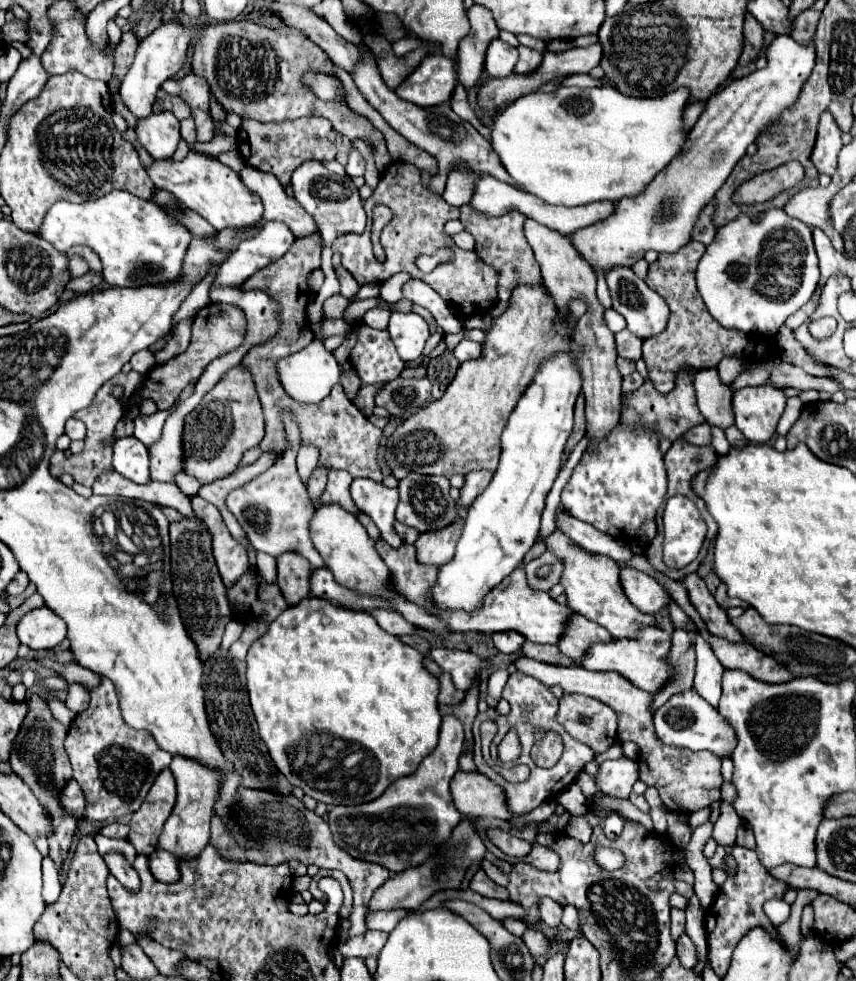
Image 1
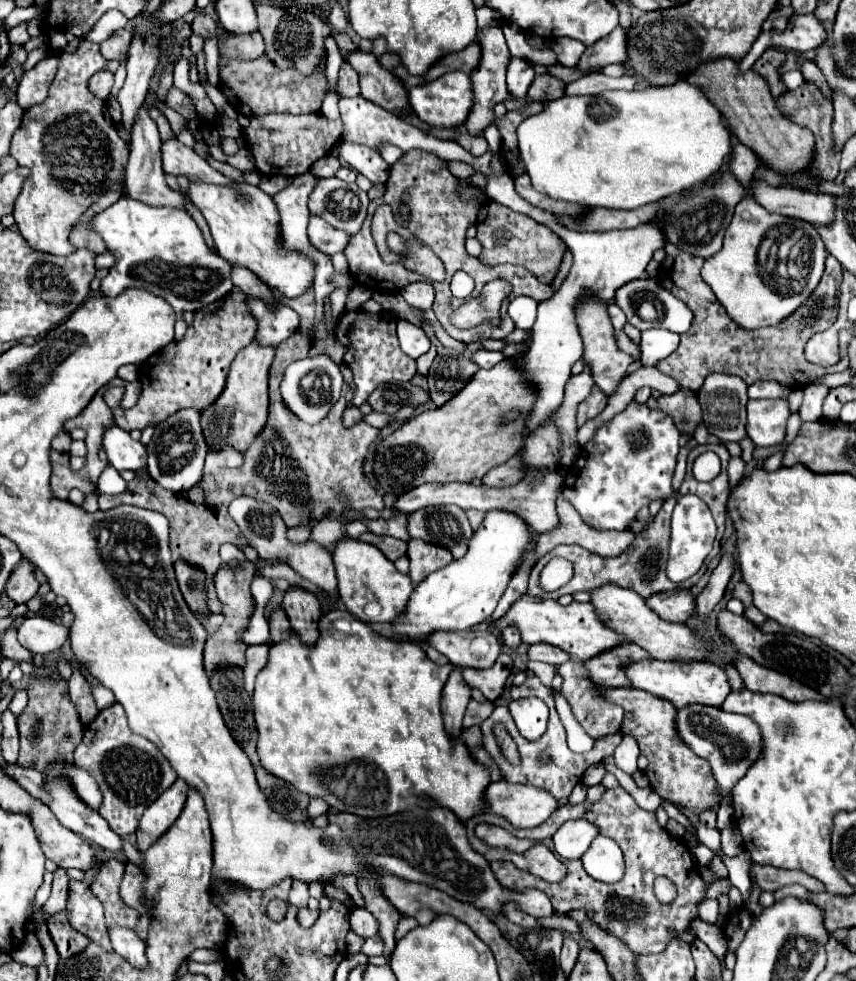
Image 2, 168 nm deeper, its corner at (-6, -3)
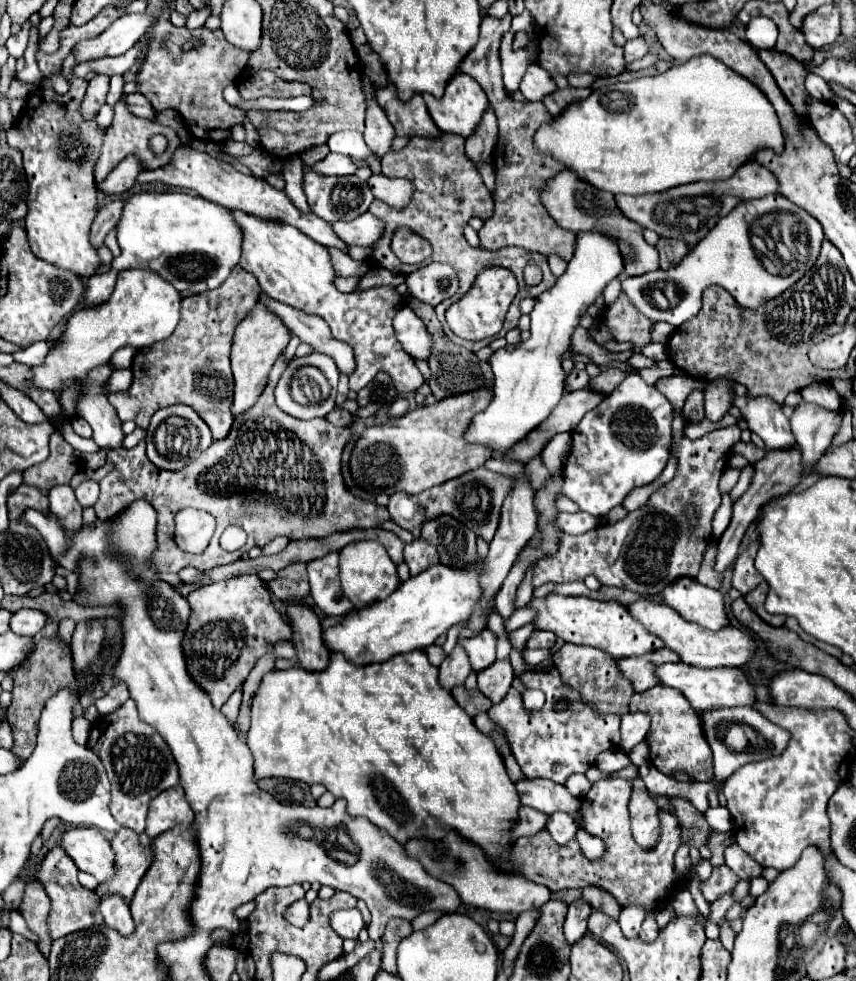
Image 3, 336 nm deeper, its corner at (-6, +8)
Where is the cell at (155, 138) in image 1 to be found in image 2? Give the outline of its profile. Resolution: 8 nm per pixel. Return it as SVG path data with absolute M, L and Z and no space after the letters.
M170 137L168 141L162 143L162 163L164 173L170 175L186 175L188 179L202 179L218 185L230 183L228 177L214 171L194 149L180 143L178 137Z

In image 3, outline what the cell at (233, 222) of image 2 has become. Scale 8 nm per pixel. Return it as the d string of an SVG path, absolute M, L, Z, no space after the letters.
M234 210L232 216L244 234L240 266L258 278L262 292L272 300L302 310L304 314L324 318L332 330L332 336L354 348L356 370L350 376L352 390L362 390L370 380L374 380L378 372L390 374L392 384L400 394L416 392L424 384L424 378L414 360L402 350L394 336L392 320L404 306L404 296L400 296L394 286L376 286L342 294L334 286L336 270L326 246L320 246L318 242L304 236L298 228L288 224L260 220L238 210Z

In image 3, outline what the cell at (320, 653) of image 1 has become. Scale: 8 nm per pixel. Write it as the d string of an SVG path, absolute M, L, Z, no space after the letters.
M422 650L408 652L408 656L400 654L400 656L390 658L388 662L370 664L370 666L354 666L342 654L332 652L330 664L324 672L308 672L302 668L268 672L254 696L254 702L252 702L252 724L250 724L250 730L246 736L246 744L254 756L254 778L256 780L290 778L290 780L300 780L306 784L324 784L336 798L346 800L346 812L352 818L358 818L358 816L368 818L374 826L386 830L402 846L412 838L428 838L428 840L434 840L436 844L442 846L446 832L454 830L454 832L458 832L460 838L482 848L488 862L498 872L504 872L504 868L502 868L504 862L510 864L512 828L516 826L518 810L522 808L518 790L514 788L512 780L508 778L504 760L502 760L496 744L492 742L492 738L486 738L482 732L478 732L474 726L474 720L470 716L466 716L466 712L462 712L462 708L458 708L458 702L452 698L452 694L446 692L446 688L442 688L438 684L438 668L434 668L428 662L428 658Z

